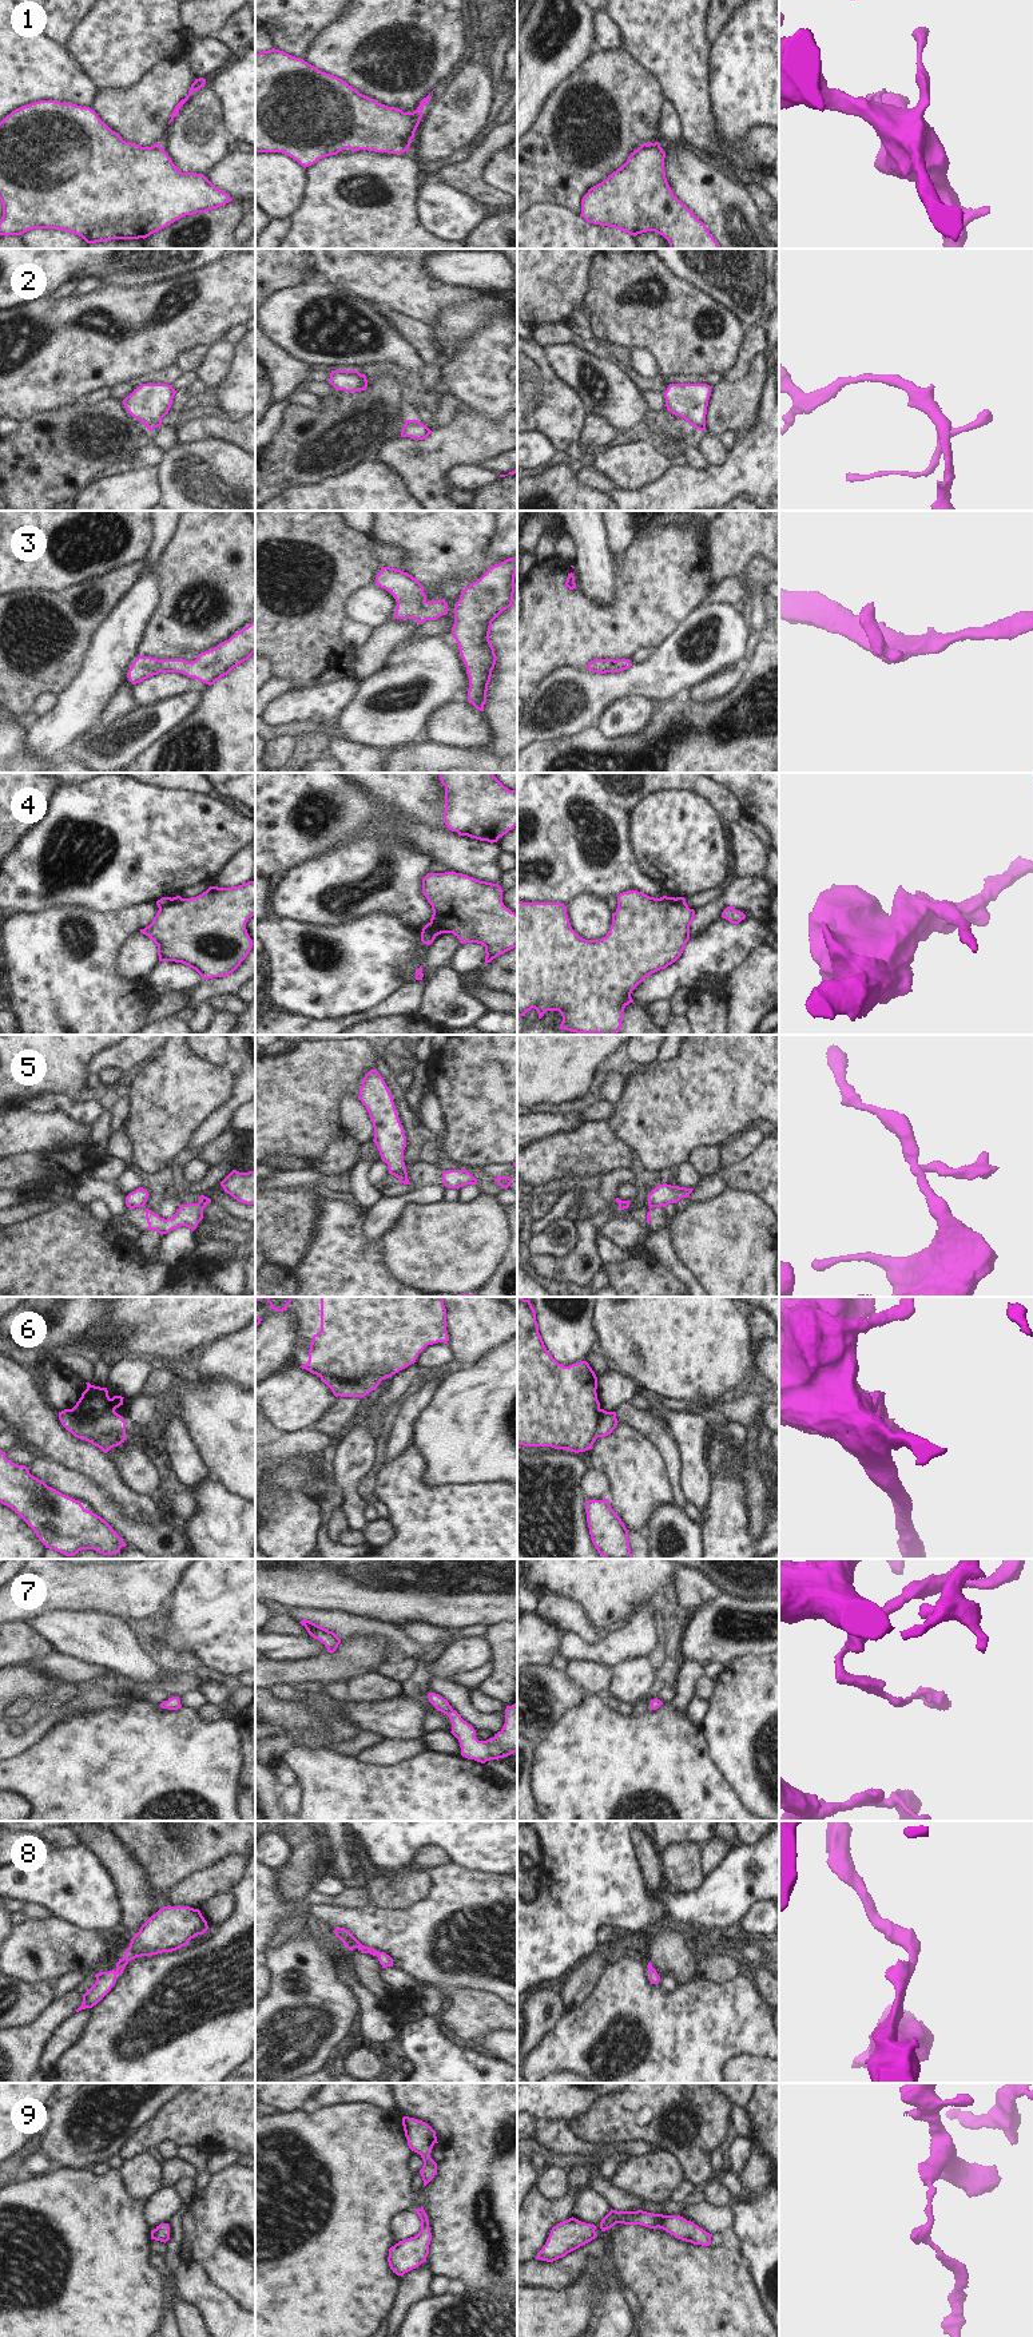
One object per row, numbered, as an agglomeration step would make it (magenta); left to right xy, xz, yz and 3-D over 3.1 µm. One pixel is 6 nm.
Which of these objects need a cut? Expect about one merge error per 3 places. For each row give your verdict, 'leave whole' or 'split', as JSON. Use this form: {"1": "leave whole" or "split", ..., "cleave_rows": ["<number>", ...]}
{"1": "split", "2": "leave whole", "3": "leave whole", "4": "split", "5": "split", "6": "split", "7": "leave whole", "8": "leave whole", "9": "leave whole", "cleave_rows": ["1", "4", "5", "6"]}

